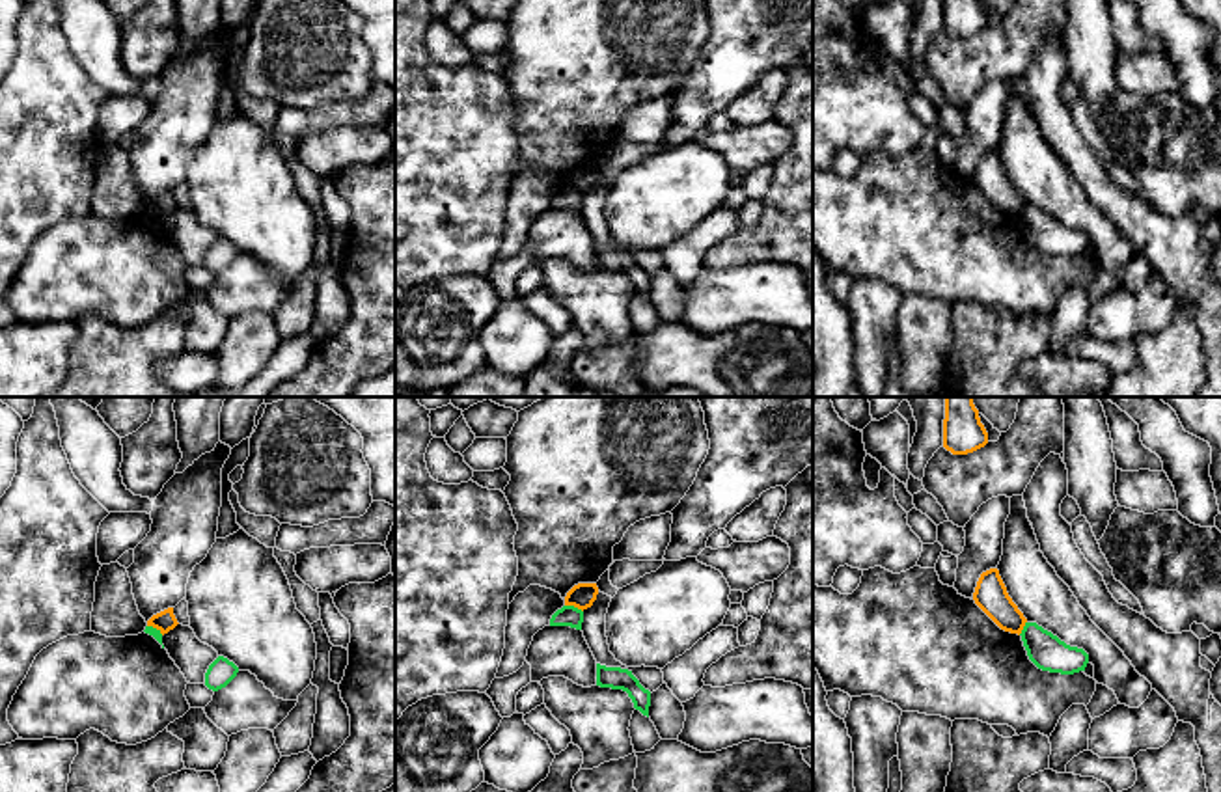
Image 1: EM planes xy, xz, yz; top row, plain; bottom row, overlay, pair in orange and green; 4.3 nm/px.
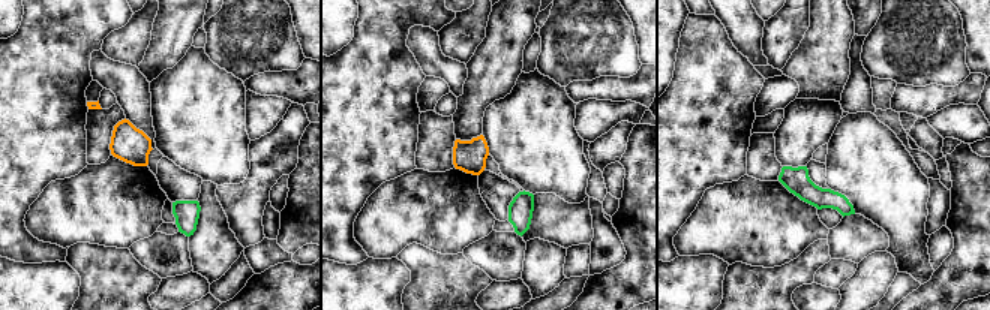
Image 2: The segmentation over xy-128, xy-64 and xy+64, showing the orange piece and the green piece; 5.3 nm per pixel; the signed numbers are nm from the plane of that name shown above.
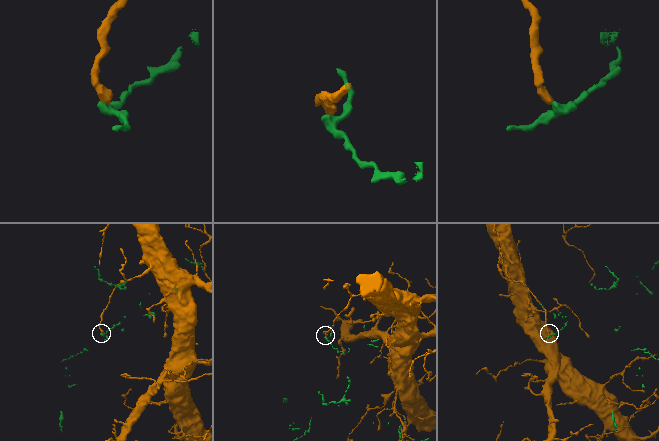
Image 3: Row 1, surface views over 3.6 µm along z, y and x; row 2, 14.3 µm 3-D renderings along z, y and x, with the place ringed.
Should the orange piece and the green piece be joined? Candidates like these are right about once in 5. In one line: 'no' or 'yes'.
no

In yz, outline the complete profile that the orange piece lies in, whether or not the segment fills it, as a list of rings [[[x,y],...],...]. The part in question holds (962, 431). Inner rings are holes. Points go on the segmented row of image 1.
[[[945,397],[943,447],[953,455],[967,455],[988,444],[973,397]]]

